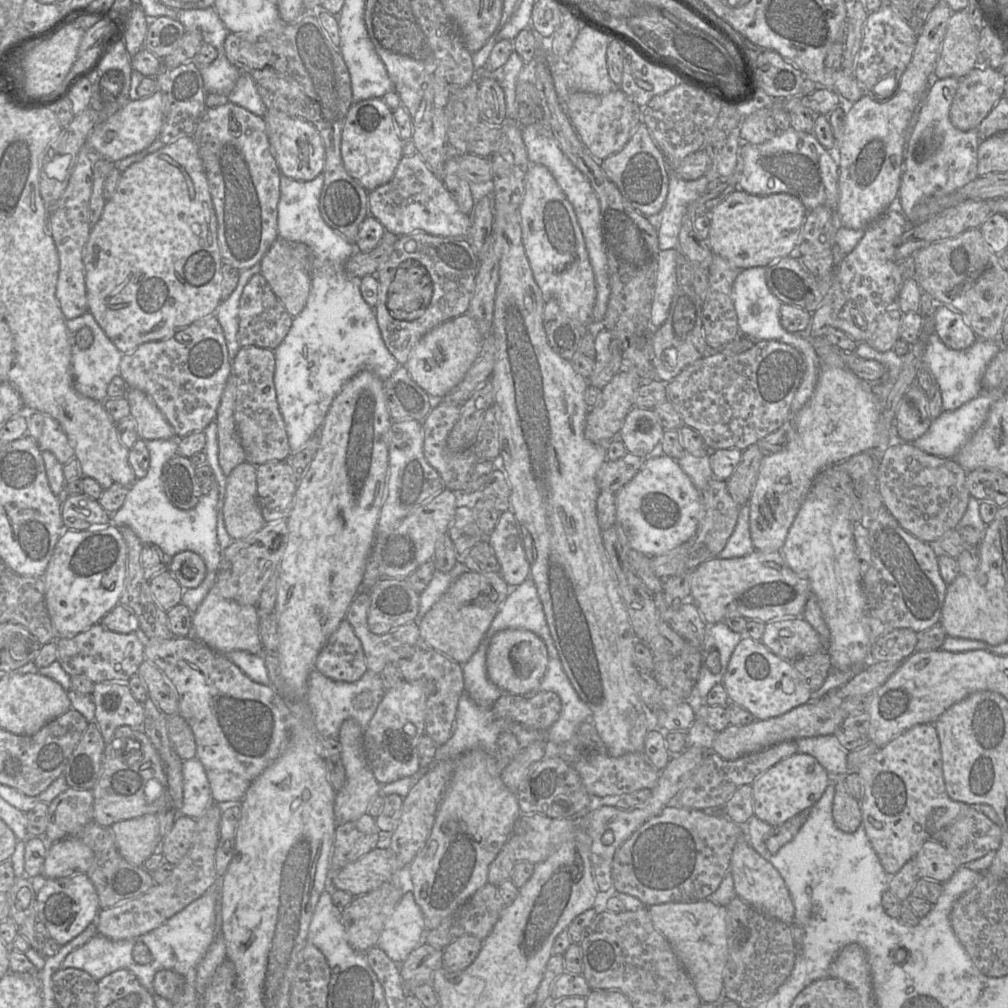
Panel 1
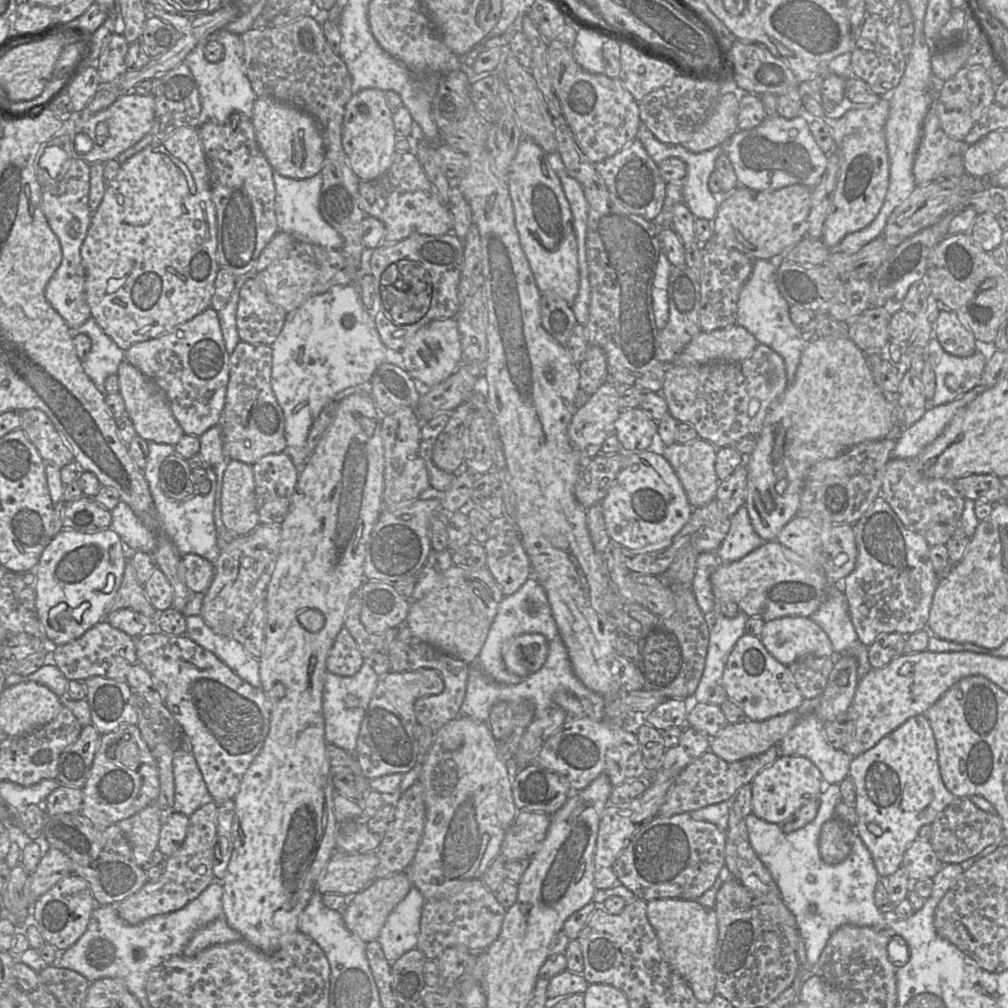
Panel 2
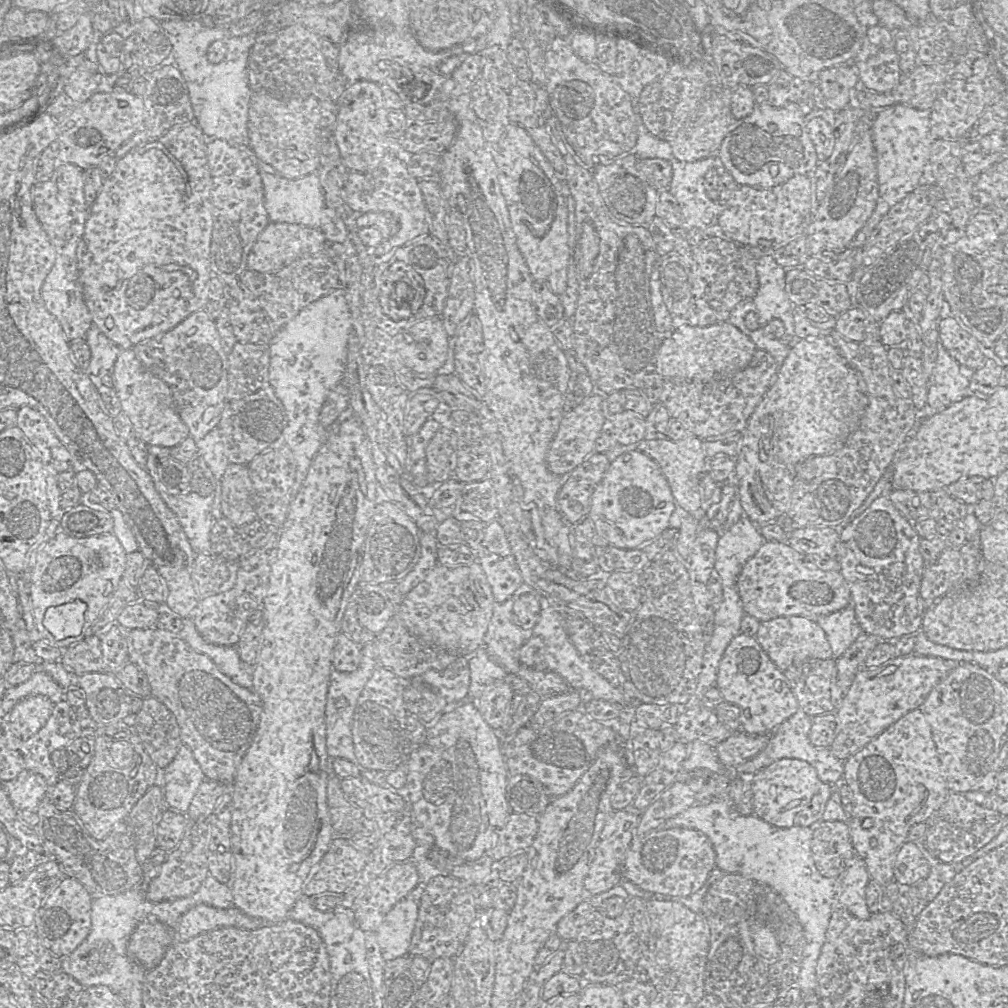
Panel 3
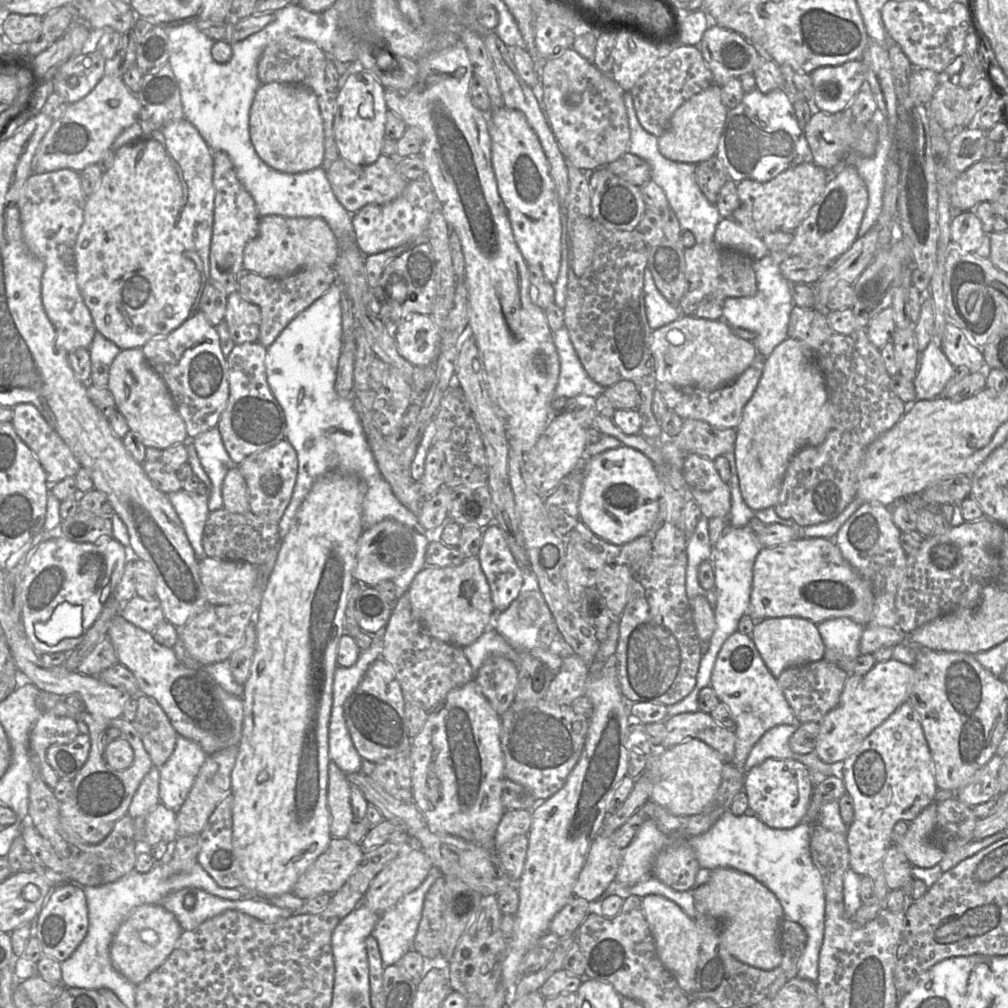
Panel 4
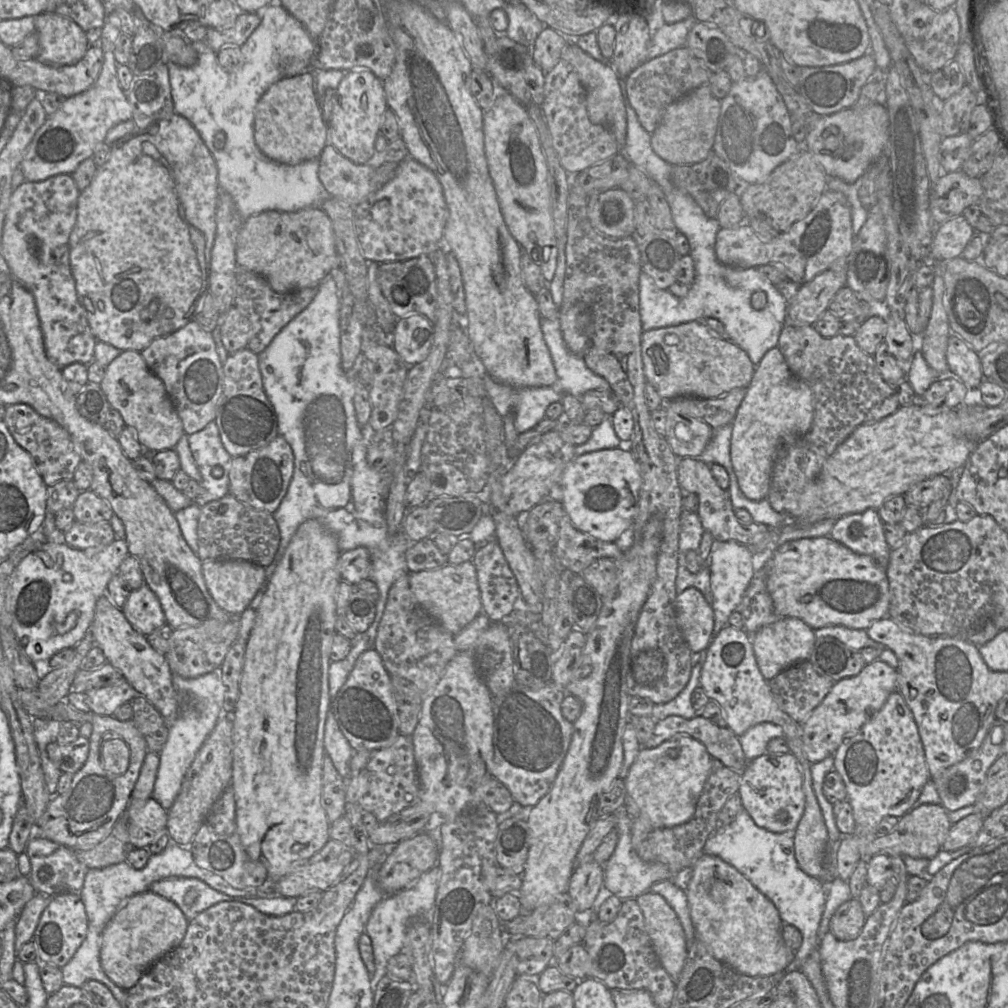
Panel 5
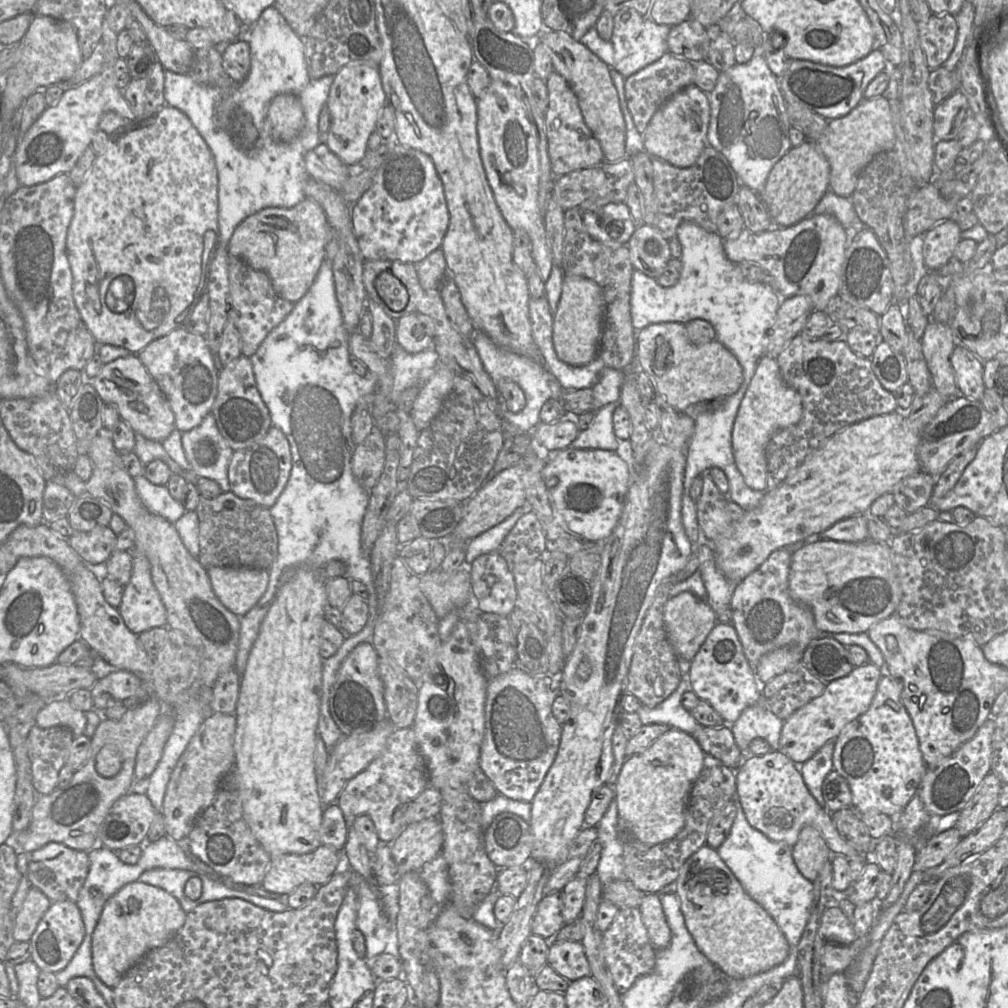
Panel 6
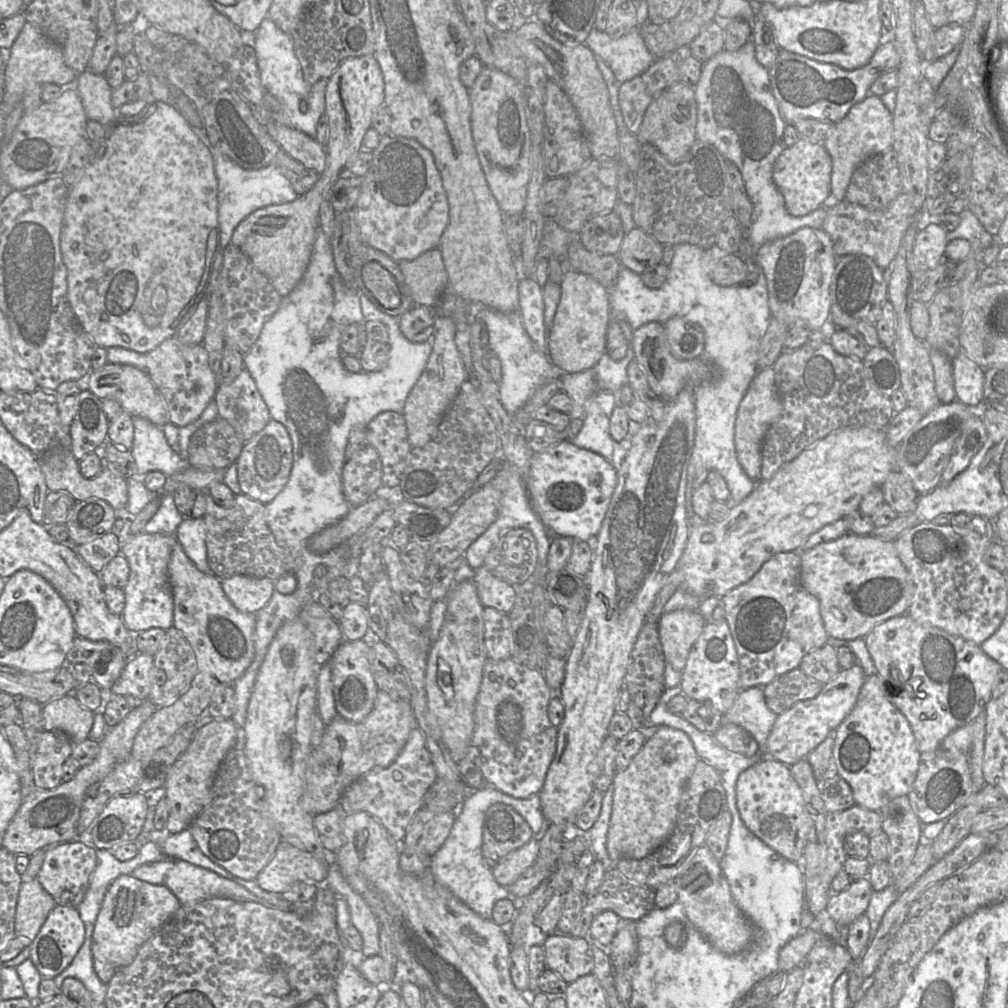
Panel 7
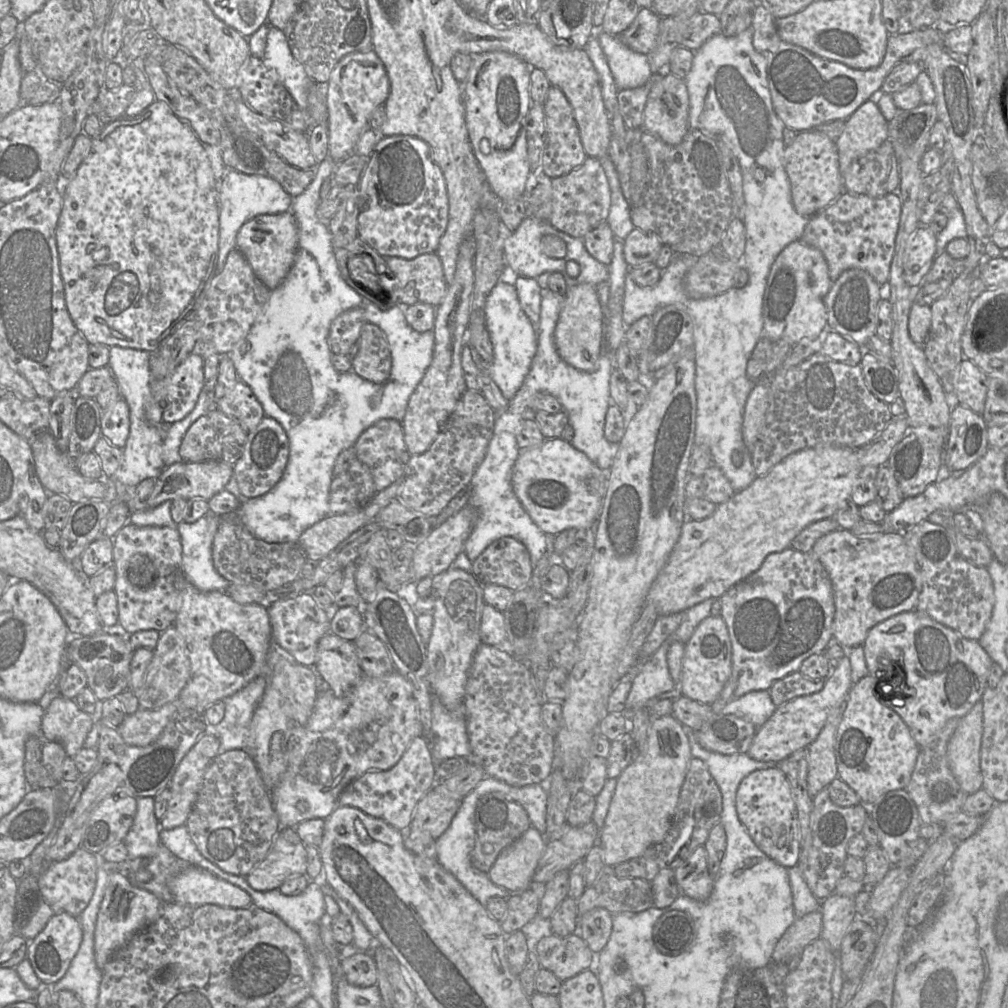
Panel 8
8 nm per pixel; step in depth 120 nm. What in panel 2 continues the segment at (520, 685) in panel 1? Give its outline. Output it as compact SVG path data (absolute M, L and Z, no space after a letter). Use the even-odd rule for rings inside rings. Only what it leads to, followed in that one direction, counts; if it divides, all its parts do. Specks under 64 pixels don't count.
M538 633L514 636L502 647L502 657L507 670L523 679L542 667L547 652L547 641Z

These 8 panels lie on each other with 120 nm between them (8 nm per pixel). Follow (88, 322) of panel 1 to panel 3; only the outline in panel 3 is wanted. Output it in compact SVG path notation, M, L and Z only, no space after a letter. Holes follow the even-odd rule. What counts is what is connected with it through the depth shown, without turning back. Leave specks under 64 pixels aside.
M94 324L86 333L85 340L91 350L90 364L87 373L101 378L112 369L122 349L108 339Z

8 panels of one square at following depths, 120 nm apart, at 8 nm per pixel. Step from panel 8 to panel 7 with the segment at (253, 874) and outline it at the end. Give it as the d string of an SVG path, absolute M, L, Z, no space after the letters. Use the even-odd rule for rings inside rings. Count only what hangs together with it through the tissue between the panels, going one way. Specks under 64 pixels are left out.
M281 839L274 855L259 872L255 881L267 892L284 893L299 882L317 884L328 874L333 854L318 858Z

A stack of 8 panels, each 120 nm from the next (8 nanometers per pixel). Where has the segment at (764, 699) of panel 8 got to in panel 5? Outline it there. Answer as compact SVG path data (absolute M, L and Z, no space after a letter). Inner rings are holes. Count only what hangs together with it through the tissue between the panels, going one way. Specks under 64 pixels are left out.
M764 722L748 729L739 738L747 762L767 753L767 744L775 738L783 738L783 729L773 723Z

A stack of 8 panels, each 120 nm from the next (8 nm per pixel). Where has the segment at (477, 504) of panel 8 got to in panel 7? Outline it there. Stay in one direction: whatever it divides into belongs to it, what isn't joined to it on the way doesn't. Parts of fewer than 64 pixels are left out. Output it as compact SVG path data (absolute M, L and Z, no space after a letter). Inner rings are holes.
M503 461L498 473L490 481L497 489L502 492L501 506L497 519L481 534L462 555L466 563L473 569L483 565L484 559L488 552L497 544L499 539L508 531L514 528L526 528L530 530L536 539L537 544L537 565L545 567L549 552L551 537L547 527L542 523L538 515L535 513L529 494L526 489L526 483L521 478L517 470L506 461Z

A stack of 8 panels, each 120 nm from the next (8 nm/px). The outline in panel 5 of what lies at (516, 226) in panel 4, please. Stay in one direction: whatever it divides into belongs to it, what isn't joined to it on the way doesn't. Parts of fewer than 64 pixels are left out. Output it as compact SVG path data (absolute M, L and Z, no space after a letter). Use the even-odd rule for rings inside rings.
M499 90L492 107L484 112L483 118L485 153L500 209L505 224L512 235L534 263L536 263L547 282L555 274L557 266L557 239L551 213L550 188L548 184L547 162L541 147L537 129L527 109L507 91Z

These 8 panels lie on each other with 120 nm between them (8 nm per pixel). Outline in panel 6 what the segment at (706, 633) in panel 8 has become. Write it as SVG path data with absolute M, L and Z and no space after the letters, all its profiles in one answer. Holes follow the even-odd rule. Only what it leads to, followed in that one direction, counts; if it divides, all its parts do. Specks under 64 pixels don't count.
M718 622L713 627L691 660L689 681L697 697L707 701L721 715L726 725L733 724L745 708L763 702L762 687L759 686L755 670L745 657L732 624Z

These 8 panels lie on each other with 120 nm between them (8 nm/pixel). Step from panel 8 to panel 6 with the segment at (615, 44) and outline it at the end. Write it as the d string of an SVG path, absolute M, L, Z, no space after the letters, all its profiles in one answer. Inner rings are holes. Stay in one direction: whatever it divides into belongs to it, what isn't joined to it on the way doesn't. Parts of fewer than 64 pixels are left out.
M645 19L631 46L623 50L615 50L610 41L600 38L595 27L591 27L580 42L606 65L627 78L668 52L667 38L670 29L667 25Z

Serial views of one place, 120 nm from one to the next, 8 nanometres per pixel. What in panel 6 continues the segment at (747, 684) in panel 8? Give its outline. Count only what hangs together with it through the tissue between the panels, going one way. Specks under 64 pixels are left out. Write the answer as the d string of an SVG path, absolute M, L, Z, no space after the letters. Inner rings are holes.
M785 548L773 551L755 571L736 585L731 598L732 625L737 632L745 657L754 670L760 658L768 652L788 645L796 645L806 649L813 640L820 637L812 611L793 600L789 594L789 572L792 553L792 551Z

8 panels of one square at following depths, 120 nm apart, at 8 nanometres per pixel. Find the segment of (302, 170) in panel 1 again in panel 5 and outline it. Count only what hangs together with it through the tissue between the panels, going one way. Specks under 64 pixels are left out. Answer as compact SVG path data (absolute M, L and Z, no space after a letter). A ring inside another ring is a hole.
M311 73L283 77L267 89L255 108L254 138L257 147L265 156L281 164L297 165L311 159L319 159L328 144L328 126L322 117L319 96Z

